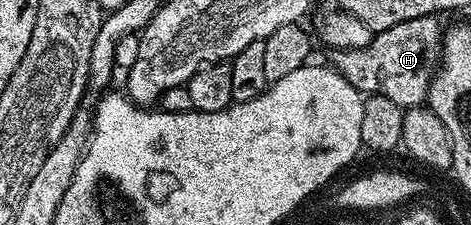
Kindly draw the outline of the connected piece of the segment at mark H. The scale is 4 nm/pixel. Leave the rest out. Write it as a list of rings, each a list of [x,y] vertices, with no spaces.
[[[424,16],[411,18],[411,22],[399,22],[399,26],[391,26],[391,30],[376,33],[367,46],[346,52],[334,51],[332,67],[362,94],[386,96],[402,110],[424,105],[429,82],[441,59],[443,24],[439,21],[437,16]]]

